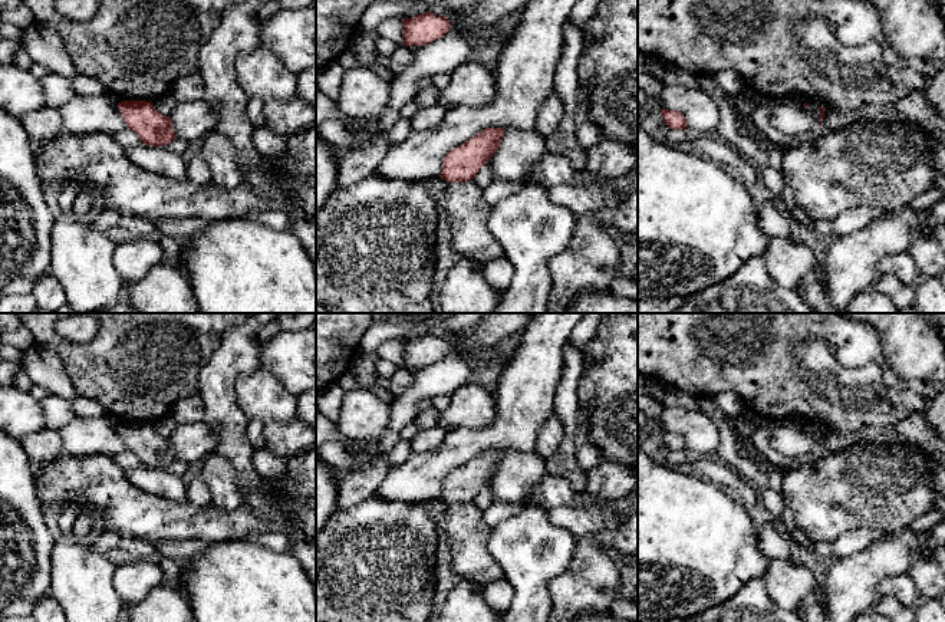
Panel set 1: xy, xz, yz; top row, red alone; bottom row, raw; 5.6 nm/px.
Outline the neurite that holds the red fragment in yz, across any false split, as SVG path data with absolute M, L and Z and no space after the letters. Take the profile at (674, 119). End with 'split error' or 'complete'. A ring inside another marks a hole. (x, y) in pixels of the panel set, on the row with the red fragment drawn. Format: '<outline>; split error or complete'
M662 109L661 115L669 129L685 129L686 128L686 121L681 112Z; complete

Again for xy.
M122 101L118 108L128 129L145 145L164 147L177 138L169 116L159 113L152 102Z; complete

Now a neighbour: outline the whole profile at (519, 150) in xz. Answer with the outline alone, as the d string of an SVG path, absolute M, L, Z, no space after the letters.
M504 128L498 149L491 157L493 180L523 182L529 168L547 152L547 138L533 129Z

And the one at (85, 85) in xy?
M78 73L78 76L73 78L70 82L76 95L109 96L119 103L119 101L115 96L112 96L96 79L90 76Z

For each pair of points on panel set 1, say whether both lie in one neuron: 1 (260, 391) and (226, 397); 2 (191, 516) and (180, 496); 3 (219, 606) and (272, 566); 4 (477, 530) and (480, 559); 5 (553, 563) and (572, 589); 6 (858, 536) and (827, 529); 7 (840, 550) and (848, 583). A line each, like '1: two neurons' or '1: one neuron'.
1: two neurons
2: two neurons
3: one neuron
4: one neuron
5: two neurons
6: two neurons
7: two neurons

